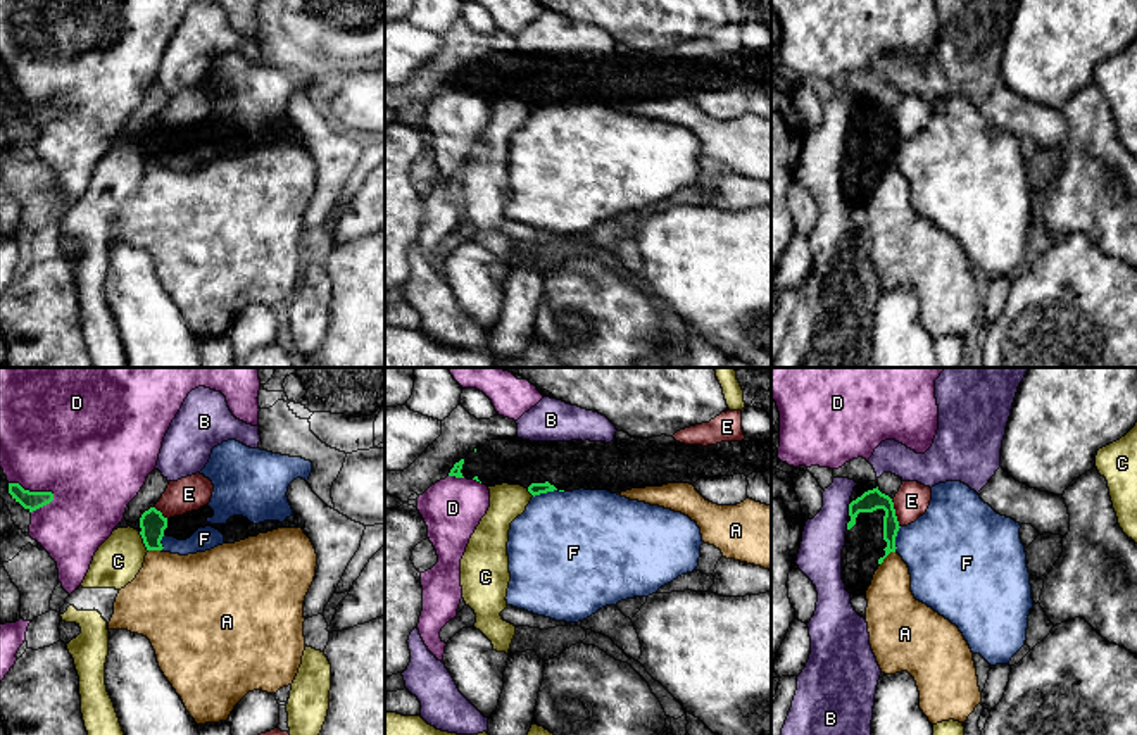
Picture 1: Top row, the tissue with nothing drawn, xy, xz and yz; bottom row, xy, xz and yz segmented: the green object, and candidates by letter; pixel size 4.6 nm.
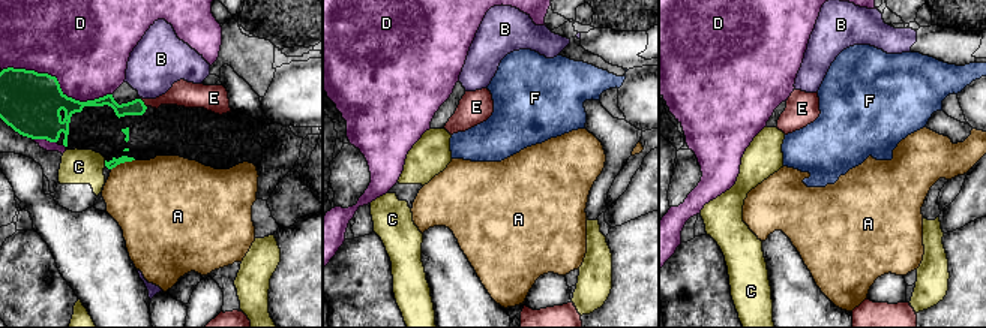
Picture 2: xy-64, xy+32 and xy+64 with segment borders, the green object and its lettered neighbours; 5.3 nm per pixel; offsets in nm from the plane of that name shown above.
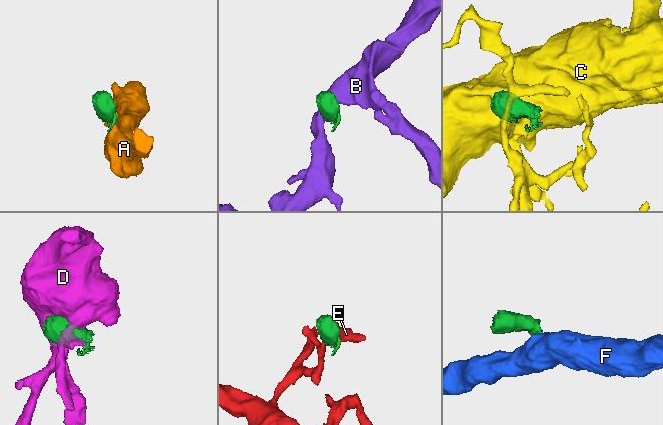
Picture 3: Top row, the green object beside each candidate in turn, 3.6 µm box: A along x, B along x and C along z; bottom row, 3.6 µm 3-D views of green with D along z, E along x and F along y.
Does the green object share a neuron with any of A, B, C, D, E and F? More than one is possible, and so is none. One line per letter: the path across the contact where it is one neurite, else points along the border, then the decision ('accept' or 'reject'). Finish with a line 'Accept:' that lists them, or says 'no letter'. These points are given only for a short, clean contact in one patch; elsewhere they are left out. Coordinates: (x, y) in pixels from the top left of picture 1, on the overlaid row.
A: border yz (894, 551), (880, 565); reject
B: border yz (851, 502), (848, 515); reject
C: border xy (138, 532), (147, 551); reject
D: reject
E: border yz (891, 499), (899, 527); reject
F: border xz (563, 490), (547, 490), (533, 497); reject
Accept: no letter

